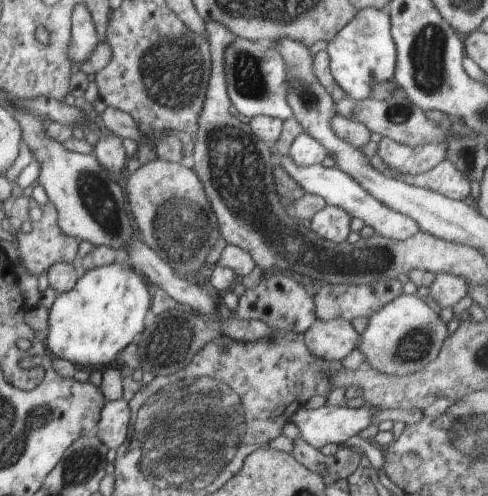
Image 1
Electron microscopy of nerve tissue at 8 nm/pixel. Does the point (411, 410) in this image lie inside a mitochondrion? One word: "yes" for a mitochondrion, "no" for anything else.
no

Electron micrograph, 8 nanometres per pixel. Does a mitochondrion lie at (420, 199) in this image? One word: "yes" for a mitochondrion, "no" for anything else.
no

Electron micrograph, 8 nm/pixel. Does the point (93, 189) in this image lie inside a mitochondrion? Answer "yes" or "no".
yes

